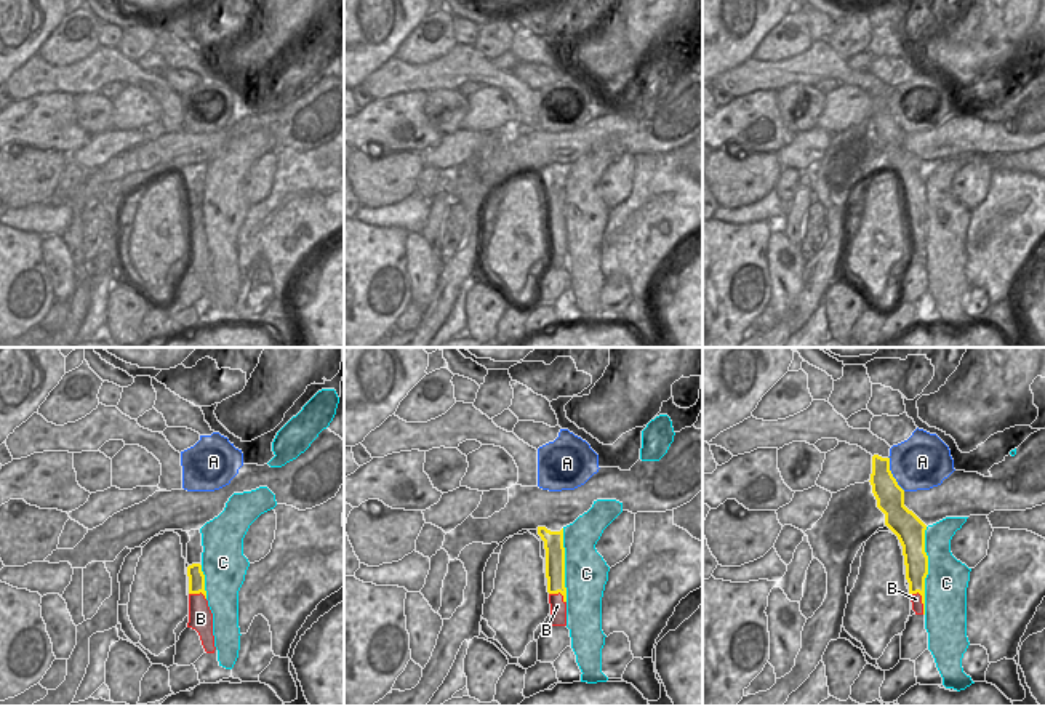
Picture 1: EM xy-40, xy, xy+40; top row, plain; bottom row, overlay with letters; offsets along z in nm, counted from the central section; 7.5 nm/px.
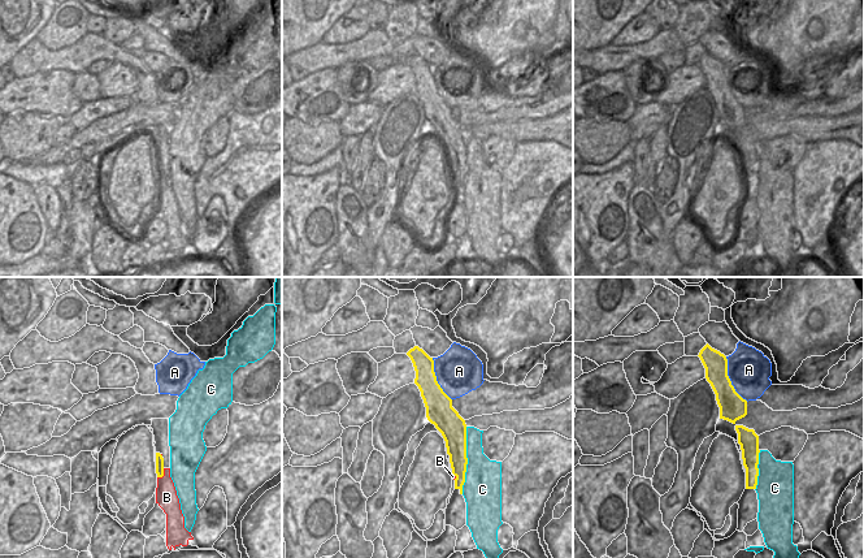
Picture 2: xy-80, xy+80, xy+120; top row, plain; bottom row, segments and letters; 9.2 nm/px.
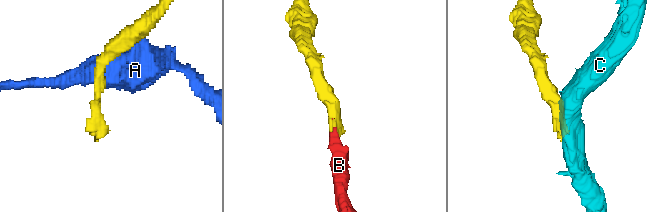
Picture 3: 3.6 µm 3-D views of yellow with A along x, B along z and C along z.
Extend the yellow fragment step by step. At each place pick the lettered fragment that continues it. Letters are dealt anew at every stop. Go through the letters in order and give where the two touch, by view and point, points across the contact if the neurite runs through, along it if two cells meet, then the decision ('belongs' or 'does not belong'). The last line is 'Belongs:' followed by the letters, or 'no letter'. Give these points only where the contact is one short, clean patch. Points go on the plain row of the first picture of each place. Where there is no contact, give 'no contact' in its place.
A: contact xy+40 (892, 116); does not belong
B: contact xy+40 (922, 242); belongs
C: contact xy+40 (927, 212); does not belong
Belongs: B

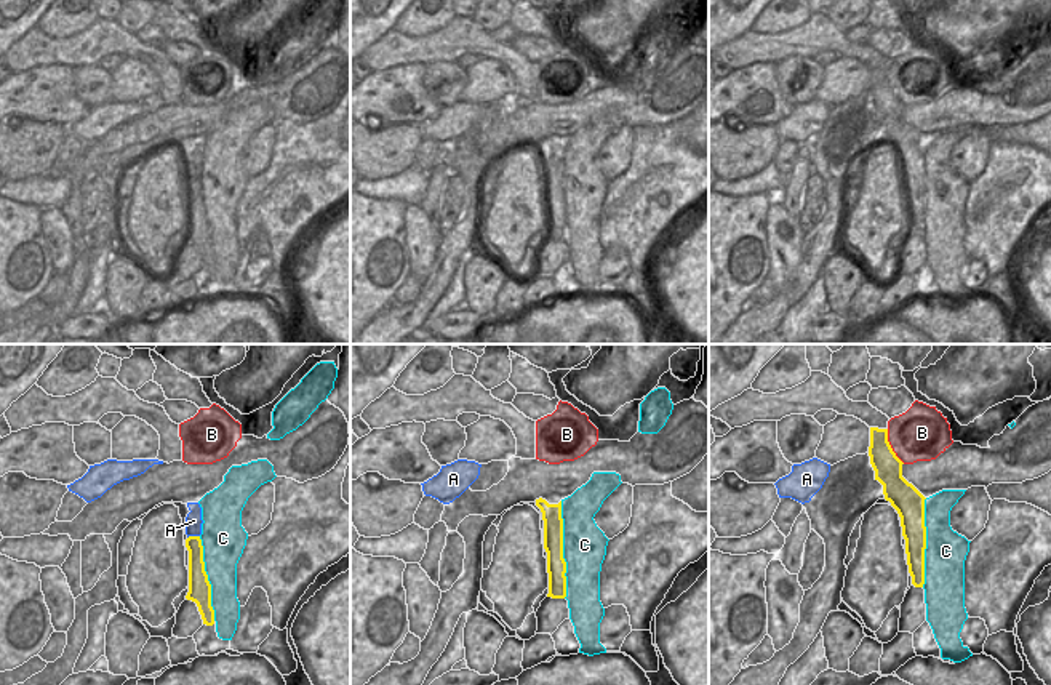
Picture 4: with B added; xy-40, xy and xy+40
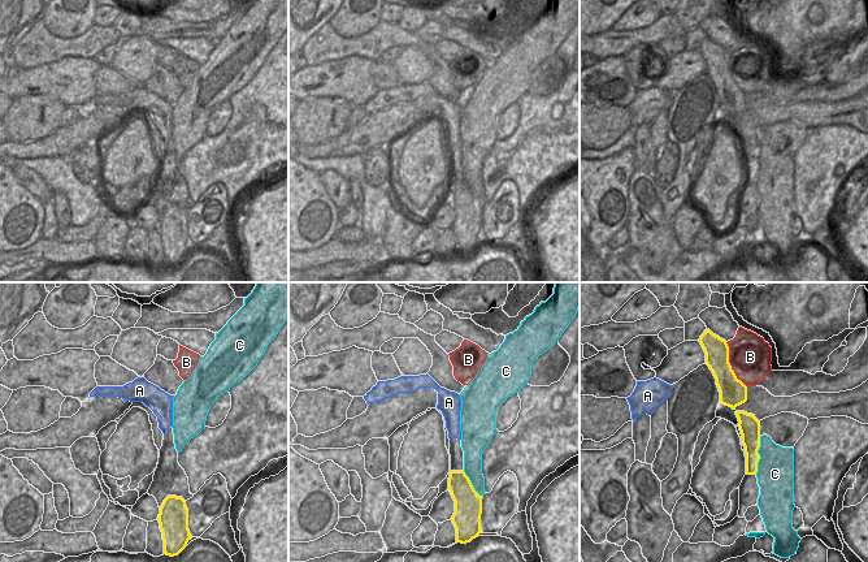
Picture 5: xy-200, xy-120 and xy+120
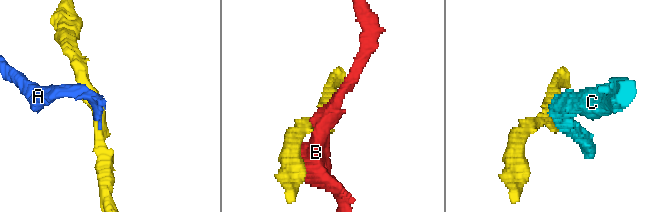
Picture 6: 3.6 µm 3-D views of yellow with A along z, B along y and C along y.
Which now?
A: contact xy-40 (192, 178); does not belong
B: contact xy+40 (890, 88); does not belong
C: contact xy (562, 191); does not belong
Belongs: no letter

